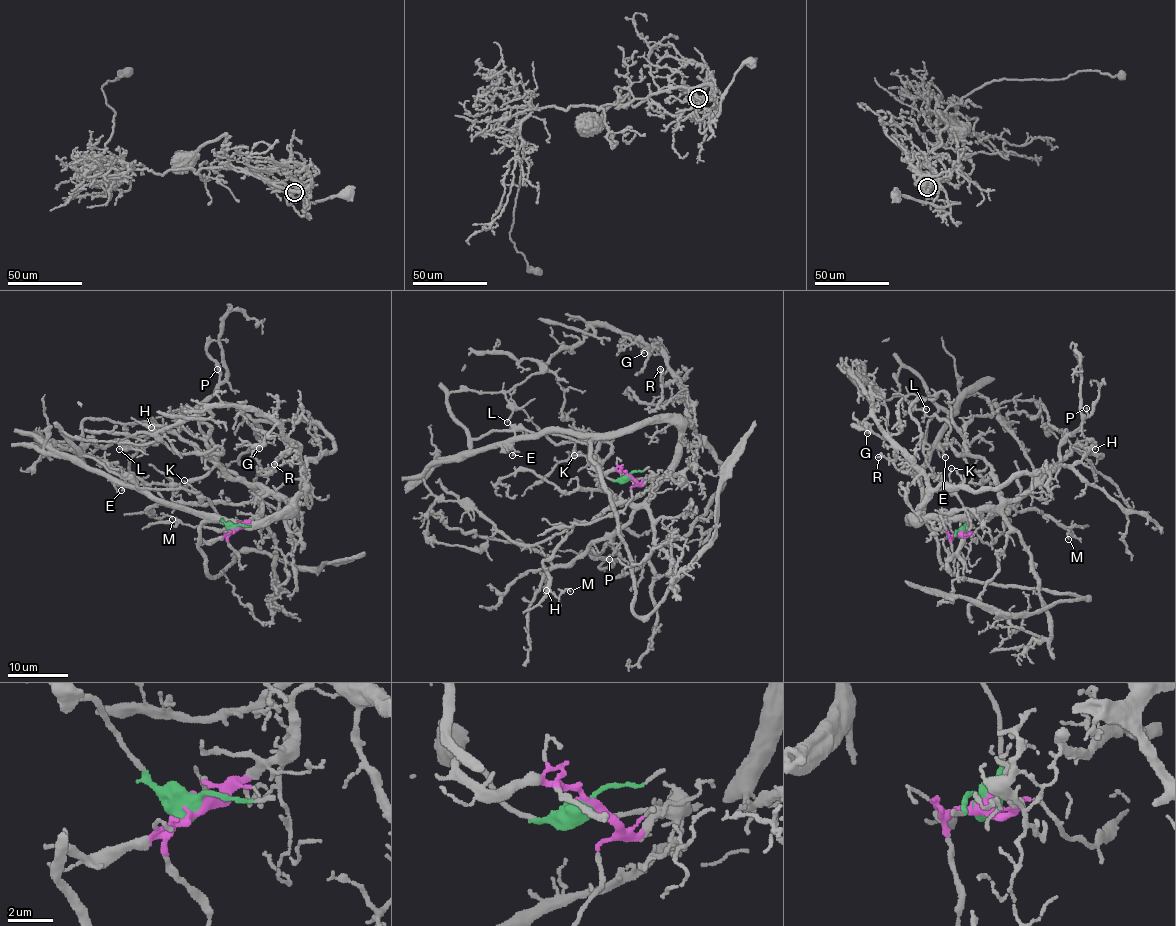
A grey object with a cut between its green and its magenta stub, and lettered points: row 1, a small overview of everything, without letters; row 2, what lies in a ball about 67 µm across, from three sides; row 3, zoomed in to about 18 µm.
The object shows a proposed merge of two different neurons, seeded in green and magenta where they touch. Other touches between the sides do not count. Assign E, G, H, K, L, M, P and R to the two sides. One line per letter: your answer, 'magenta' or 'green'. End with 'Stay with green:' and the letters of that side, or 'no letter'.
E: green
G: magenta
H: magenta
K: green
L: green
M: magenta
P: magenta
R: magenta
Stay with green: E, K, L

